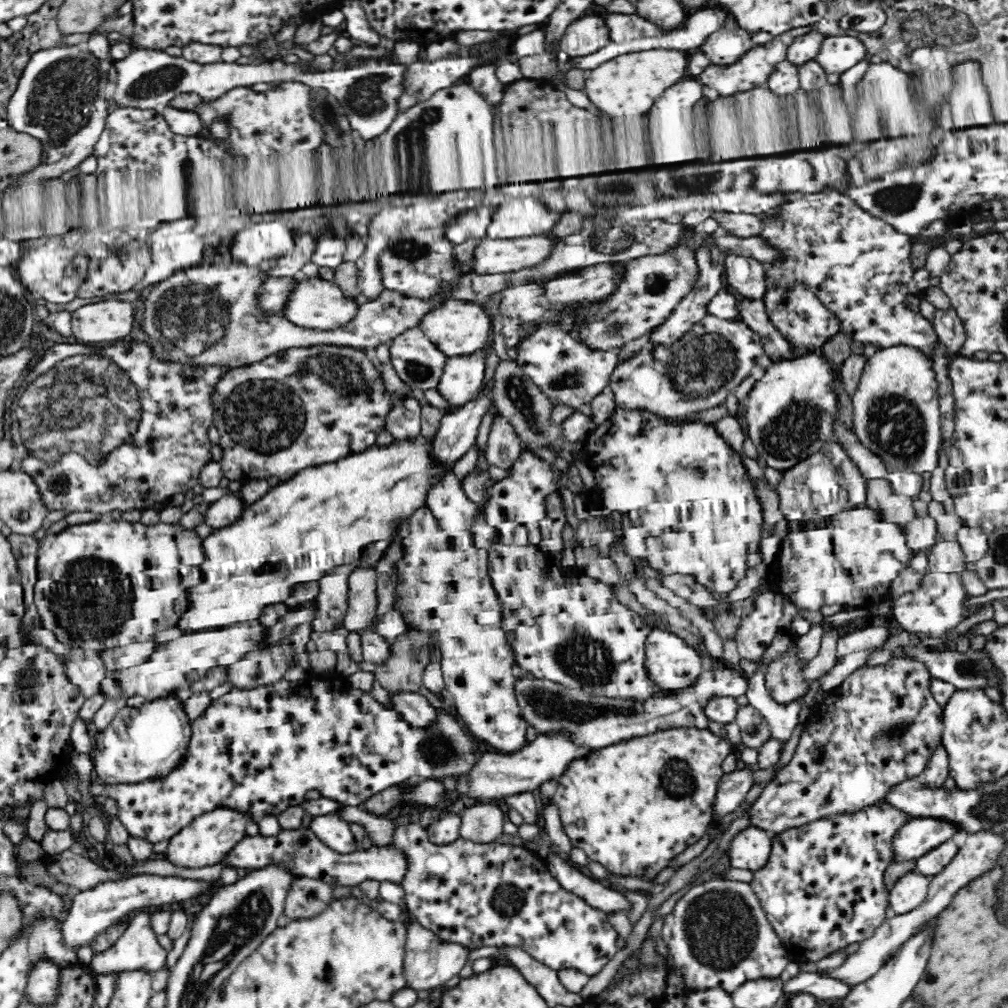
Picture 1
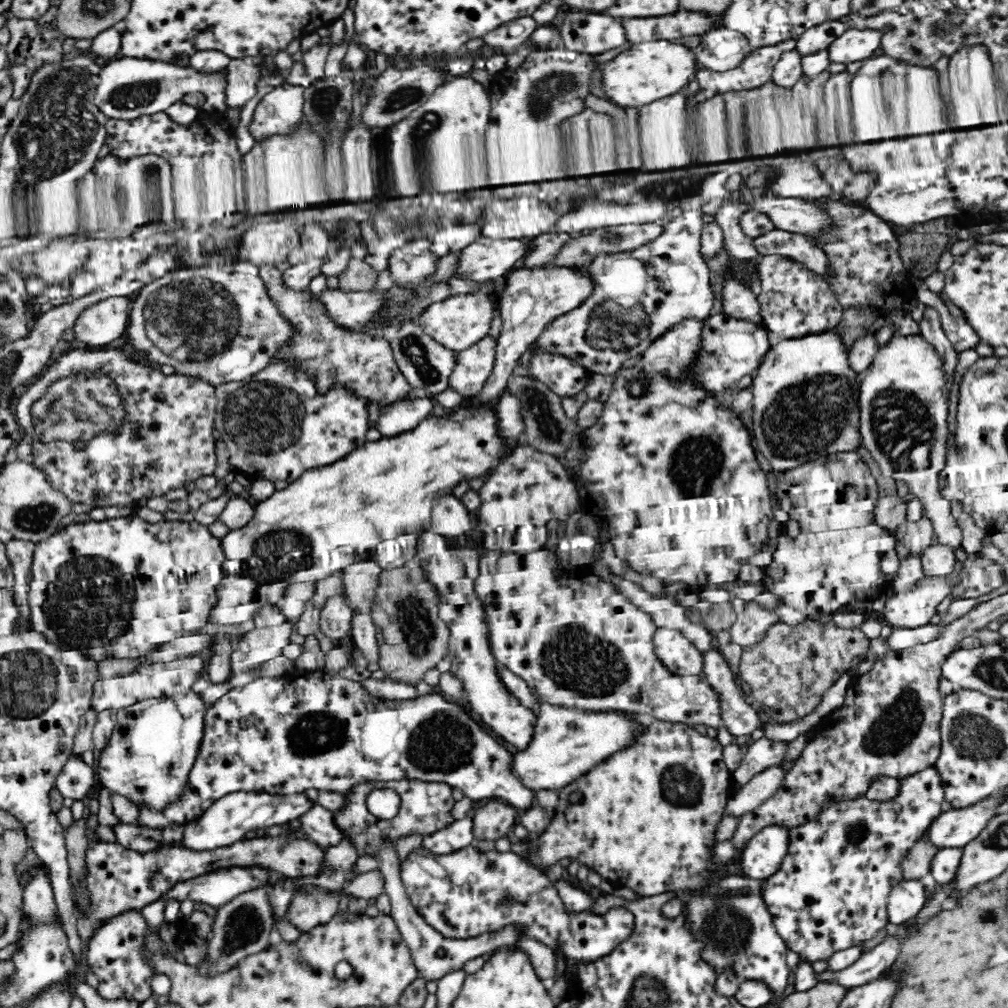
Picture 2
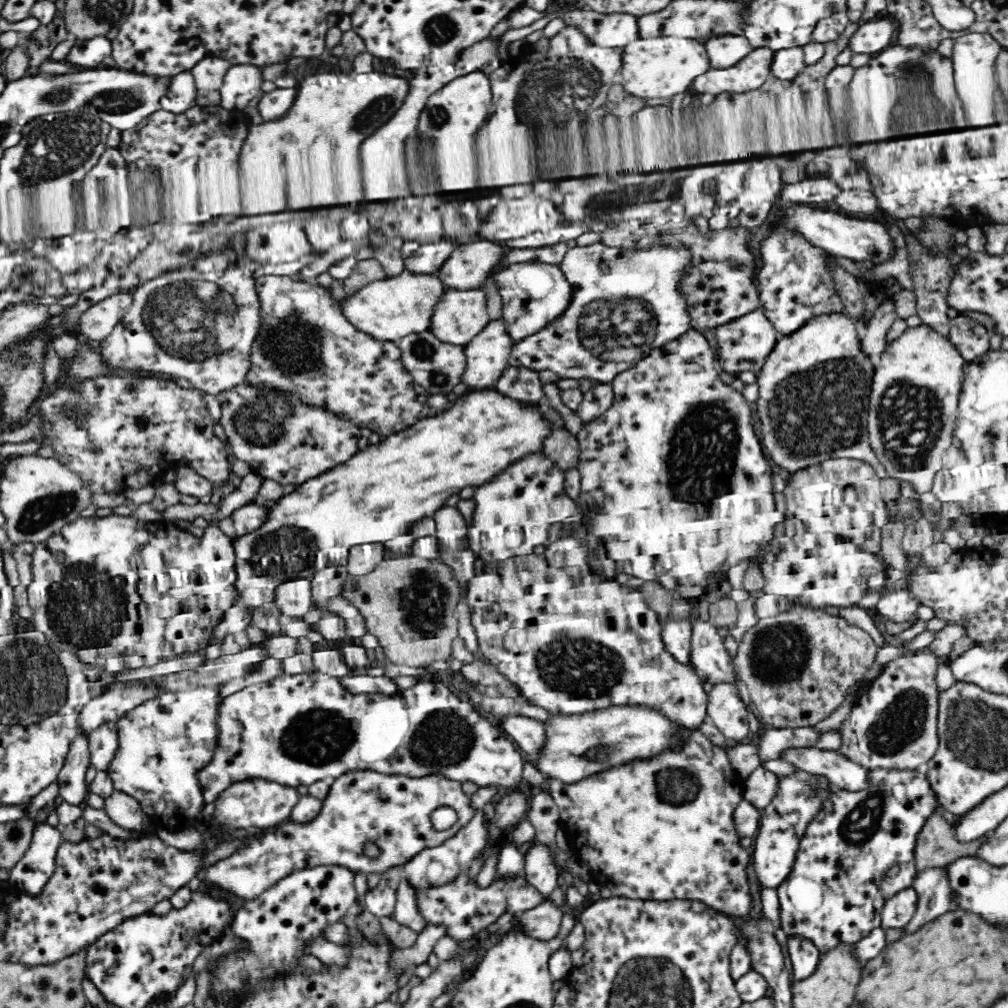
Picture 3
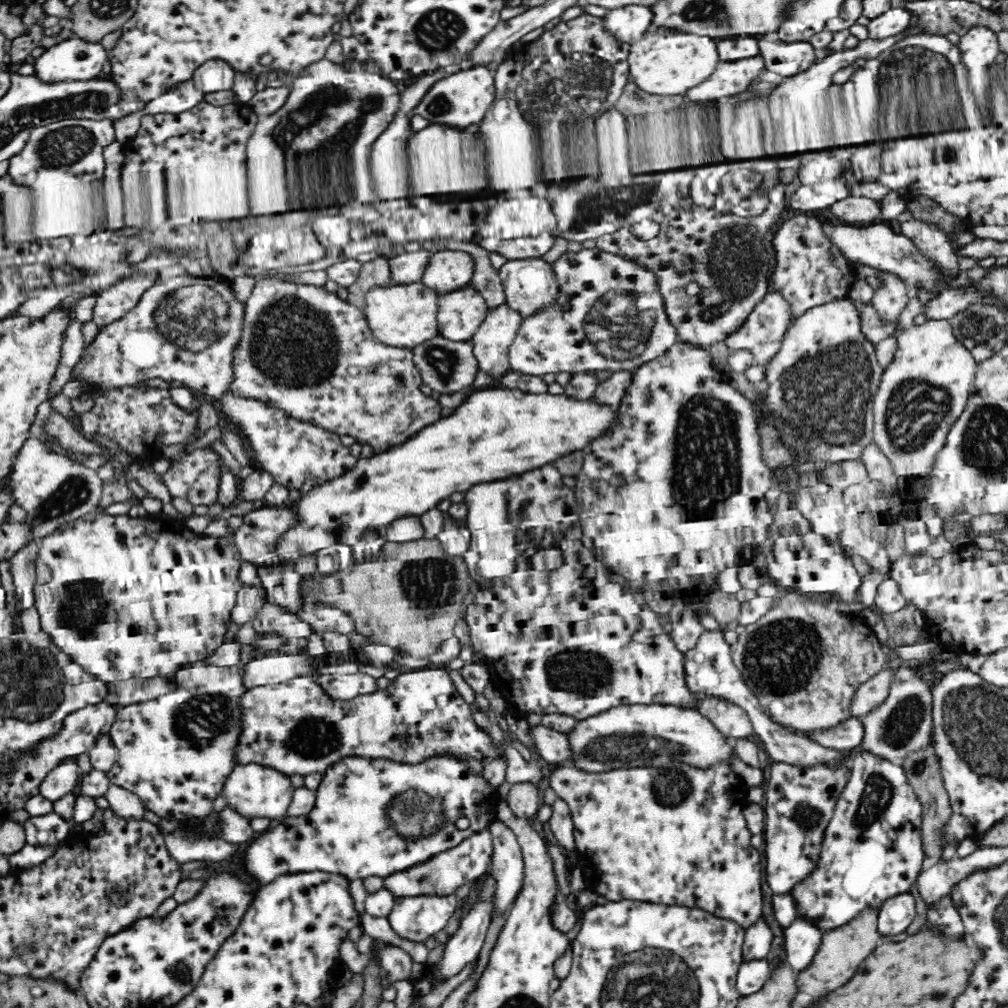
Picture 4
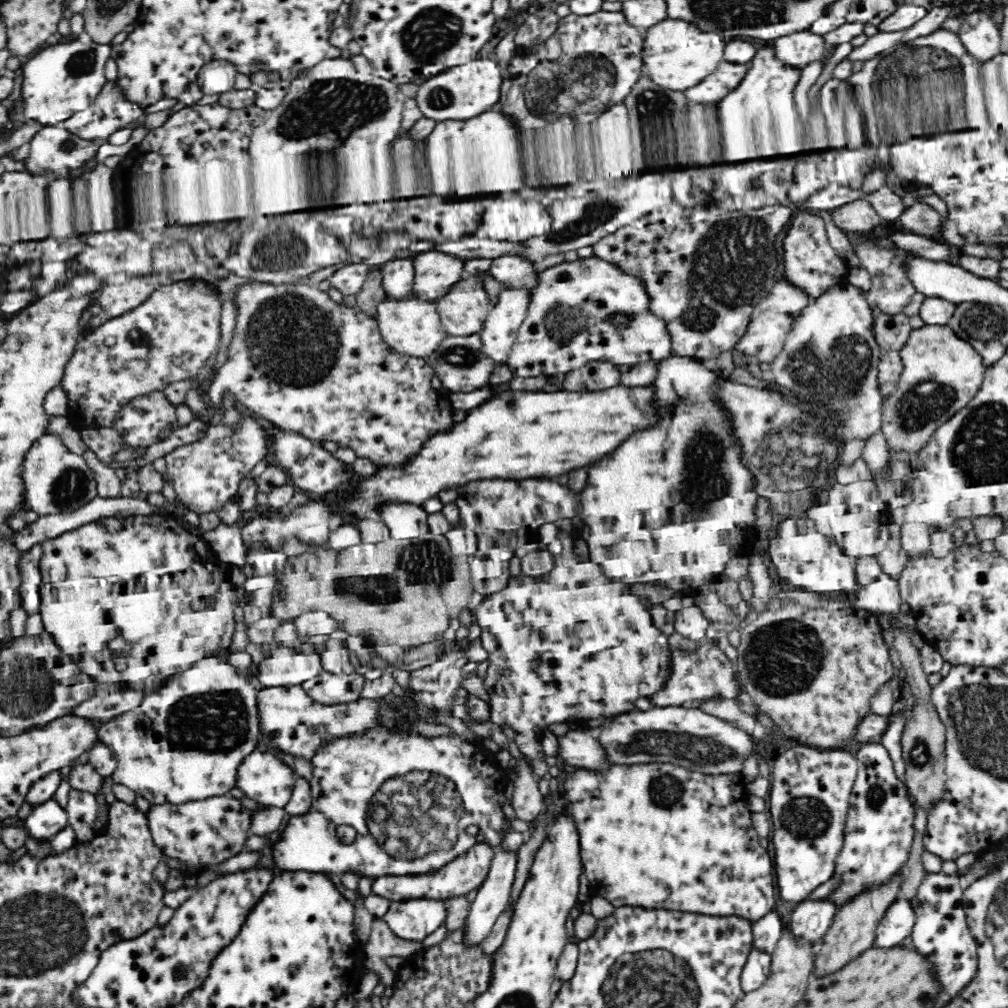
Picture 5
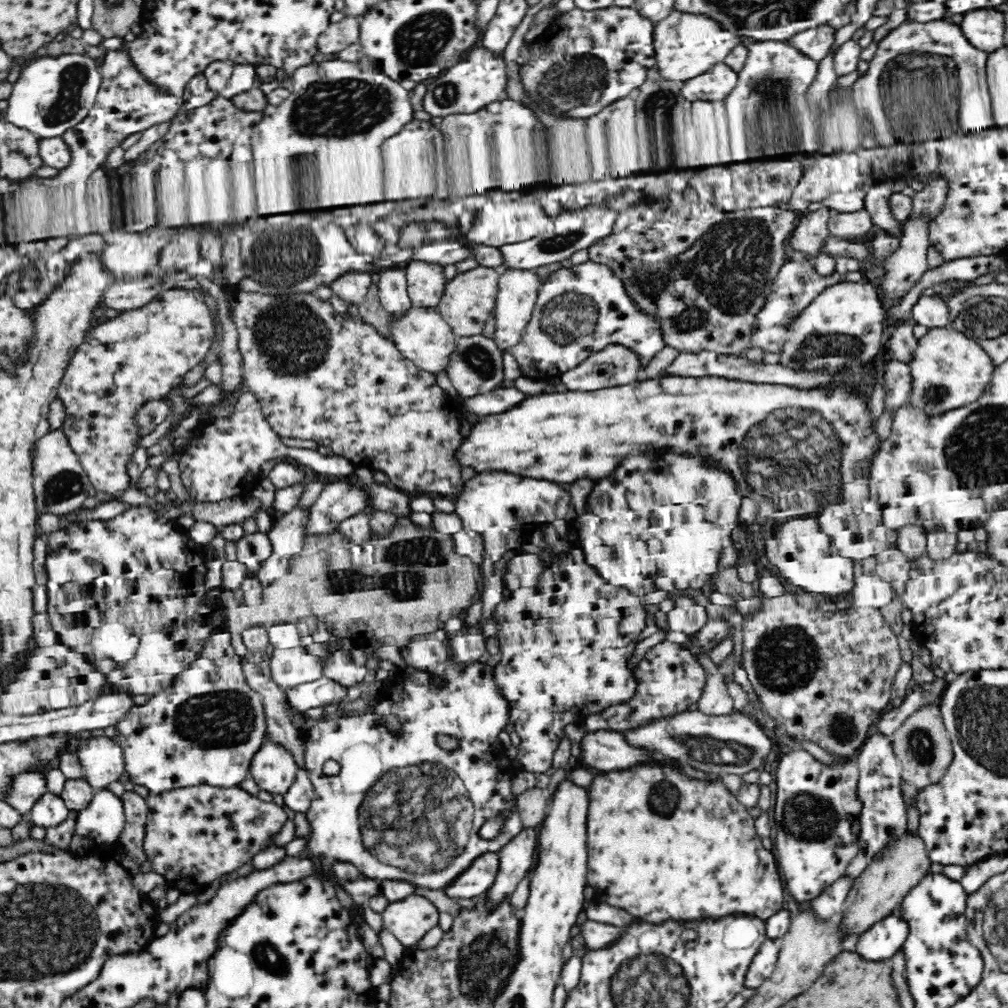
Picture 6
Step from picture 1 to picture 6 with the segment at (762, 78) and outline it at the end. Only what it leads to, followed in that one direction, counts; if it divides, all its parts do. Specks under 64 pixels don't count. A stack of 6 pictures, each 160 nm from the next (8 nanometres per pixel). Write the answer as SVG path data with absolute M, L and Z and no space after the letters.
M723 62L682 82L681 93L690 102L725 100L736 86L737 73Z

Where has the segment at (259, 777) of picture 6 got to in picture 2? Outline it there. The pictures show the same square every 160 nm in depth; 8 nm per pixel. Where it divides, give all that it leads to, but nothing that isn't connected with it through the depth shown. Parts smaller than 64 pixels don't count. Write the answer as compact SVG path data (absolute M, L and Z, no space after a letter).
M237 790L213 802L200 816L185 824L179 845L194 850L210 850L230 846L252 834L278 824L295 825L297 818L313 803L305 793L269 793L264 790Z

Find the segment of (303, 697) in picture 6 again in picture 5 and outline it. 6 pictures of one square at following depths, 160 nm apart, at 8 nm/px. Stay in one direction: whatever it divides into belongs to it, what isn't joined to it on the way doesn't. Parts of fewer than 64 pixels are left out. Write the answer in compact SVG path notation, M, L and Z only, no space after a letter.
M323 670L318 676L302 682L301 687L310 700L322 706L336 706L359 699L364 682L364 677L357 673L330 674Z

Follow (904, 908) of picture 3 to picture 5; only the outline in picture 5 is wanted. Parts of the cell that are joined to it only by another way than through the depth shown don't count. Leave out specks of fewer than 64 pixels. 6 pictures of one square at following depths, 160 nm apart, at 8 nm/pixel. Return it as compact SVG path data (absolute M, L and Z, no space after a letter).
M899 898L886 910L880 923L877 924L873 947L879 950L890 950L902 946L913 931L915 914L905 898Z

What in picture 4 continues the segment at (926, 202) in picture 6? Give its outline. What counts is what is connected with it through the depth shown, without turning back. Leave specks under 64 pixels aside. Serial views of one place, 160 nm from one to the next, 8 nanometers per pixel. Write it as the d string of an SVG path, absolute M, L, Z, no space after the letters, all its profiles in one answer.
M912 217L900 223L900 228L901 234L910 238L922 254L928 259L934 259L944 269L946 279L961 272L949 234L936 227L932 221Z

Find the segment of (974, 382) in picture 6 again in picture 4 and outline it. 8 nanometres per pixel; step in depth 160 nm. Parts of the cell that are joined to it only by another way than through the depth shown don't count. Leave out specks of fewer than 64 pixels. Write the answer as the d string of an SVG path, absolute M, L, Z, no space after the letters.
M927 320L921 325L908 326L896 336L896 339L897 349L894 354L896 358L888 368L884 368L882 383L874 398L876 420L874 420L873 440L890 459L896 475L915 479L930 470L931 462L942 448L947 432L964 412L973 391L979 362L954 335L948 320Z

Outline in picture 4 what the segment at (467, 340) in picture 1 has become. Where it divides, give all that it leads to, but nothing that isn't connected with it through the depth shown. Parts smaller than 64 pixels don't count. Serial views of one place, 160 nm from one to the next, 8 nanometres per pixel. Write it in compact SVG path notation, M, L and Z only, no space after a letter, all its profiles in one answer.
M472 286L437 296L440 336L471 340L489 311L485 298Z

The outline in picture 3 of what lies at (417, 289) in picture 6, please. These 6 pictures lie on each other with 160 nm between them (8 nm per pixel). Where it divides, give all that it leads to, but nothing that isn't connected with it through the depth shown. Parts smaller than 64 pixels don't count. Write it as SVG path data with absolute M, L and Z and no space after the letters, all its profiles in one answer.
M486 239L460 246L437 270L438 280L446 289L478 289L490 271L500 269L504 251L504 246Z

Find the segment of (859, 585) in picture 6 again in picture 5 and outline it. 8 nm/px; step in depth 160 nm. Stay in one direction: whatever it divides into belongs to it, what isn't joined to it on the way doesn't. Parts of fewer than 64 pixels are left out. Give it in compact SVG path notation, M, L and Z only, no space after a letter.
M881 574L877 580L859 586L854 597L854 608L873 611L874 613L898 614L901 608L899 582Z

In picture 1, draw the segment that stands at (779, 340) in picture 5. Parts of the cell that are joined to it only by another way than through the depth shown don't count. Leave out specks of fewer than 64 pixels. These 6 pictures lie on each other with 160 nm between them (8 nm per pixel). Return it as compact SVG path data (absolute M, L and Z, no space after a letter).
M707 314L674 346L664 348L648 342L634 356L619 362L610 376L609 385L616 405L624 405L630 409L648 409L665 417L684 418L724 403L728 394L750 376L752 368L760 363L760 357L764 354L762 338L746 323Z

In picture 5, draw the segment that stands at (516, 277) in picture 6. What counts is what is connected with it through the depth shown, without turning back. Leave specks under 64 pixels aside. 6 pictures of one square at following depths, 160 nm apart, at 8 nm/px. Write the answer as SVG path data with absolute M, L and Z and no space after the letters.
M503 287L498 295L498 300L492 305L479 334L484 343L484 351L497 364L506 364L510 350L517 342L520 326L526 320L530 300L531 290L526 287Z

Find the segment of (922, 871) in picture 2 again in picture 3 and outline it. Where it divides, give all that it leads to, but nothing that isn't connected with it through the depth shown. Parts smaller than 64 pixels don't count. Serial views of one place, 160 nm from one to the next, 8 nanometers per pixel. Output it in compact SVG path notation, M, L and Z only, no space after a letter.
M937 795L934 798L935 807L930 816L927 816L918 835L915 852L917 871L948 866L965 857L976 857L978 850L988 842L988 838L994 836L994 831L990 831L969 843L958 841L954 825L944 816L944 805L939 802Z

